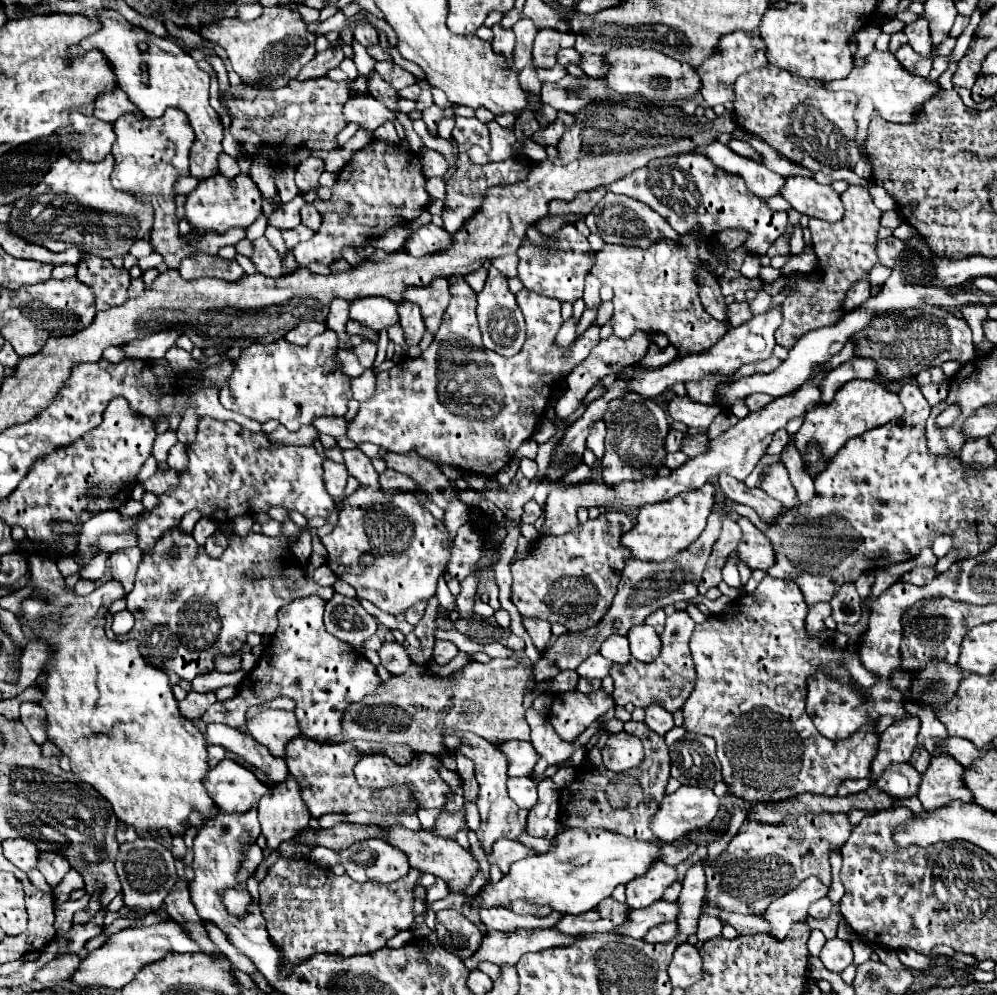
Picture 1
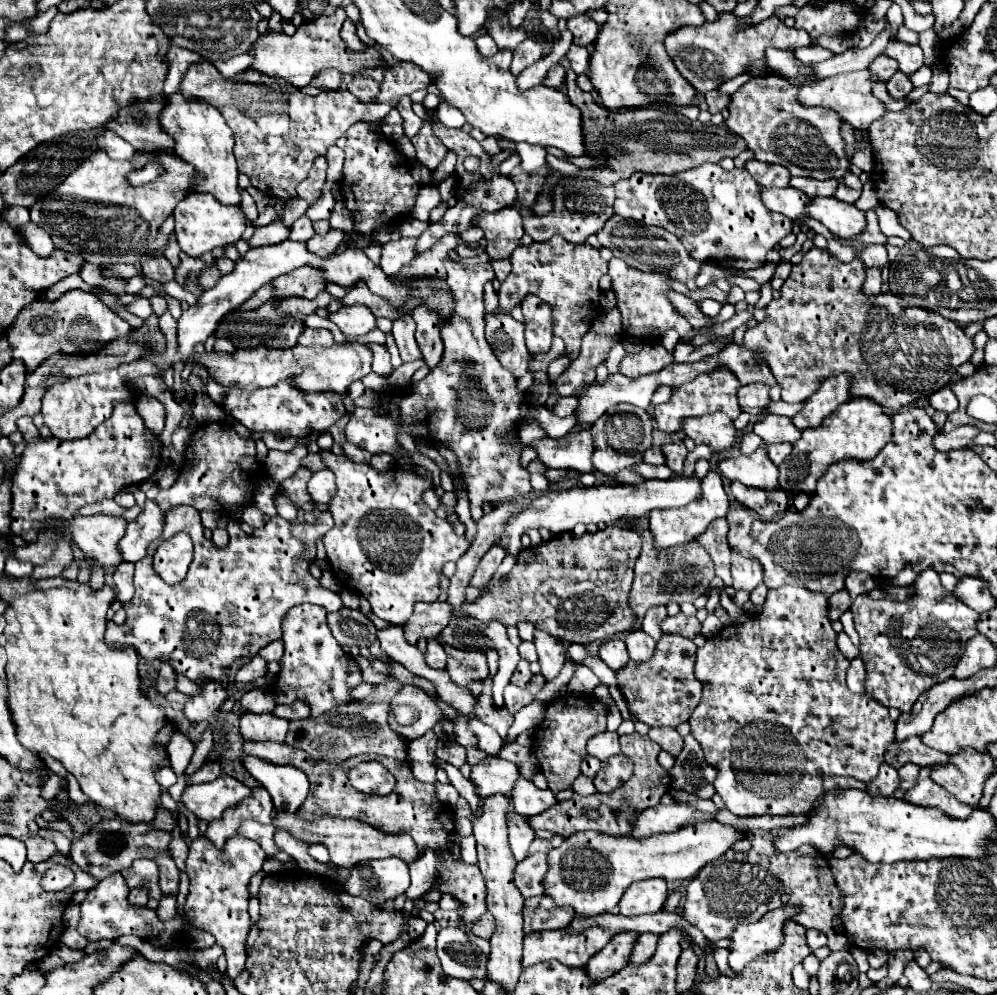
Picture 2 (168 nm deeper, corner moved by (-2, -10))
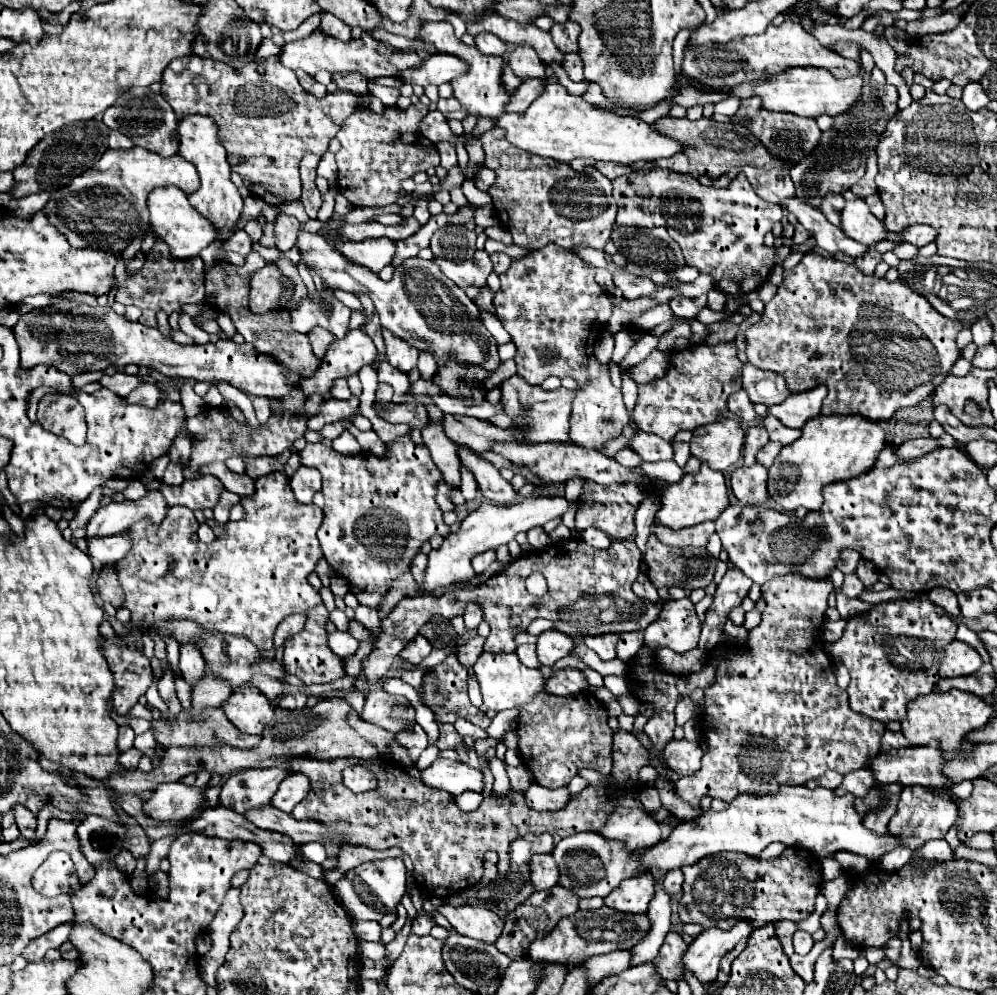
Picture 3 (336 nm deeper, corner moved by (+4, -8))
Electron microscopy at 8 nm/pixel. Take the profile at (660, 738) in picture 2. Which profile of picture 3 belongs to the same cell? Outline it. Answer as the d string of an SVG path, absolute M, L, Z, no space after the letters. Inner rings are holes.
M672 738L664 746L666 764L680 776L686 776L686 774L692 774L694 770L698 770L700 758L702 758L702 748L696 742L688 742L686 738L682 738L682 740Z

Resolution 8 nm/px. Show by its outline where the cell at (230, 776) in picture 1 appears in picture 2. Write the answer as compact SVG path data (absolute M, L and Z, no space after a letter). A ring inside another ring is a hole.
M220 774L214 782L186 786L182 792L182 804L190 810L196 818L202 820L216 820L224 814L224 810L236 806L250 794L250 788L238 782L228 774Z

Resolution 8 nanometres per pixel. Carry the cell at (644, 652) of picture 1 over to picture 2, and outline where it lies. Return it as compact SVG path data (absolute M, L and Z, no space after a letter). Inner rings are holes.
M634 630L626 636L626 646L628 646L628 654L632 660L636 662L646 662L656 646L656 640L652 636L648 636L644 630Z

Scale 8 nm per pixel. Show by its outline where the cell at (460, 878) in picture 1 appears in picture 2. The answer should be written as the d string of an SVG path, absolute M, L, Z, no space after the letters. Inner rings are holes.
M276 812L272 824L276 828L286 828L286 832L290 832L296 840L304 840L306 844L324 844L330 852L330 862L342 868L352 868L364 860L380 860L380 858L390 858L396 856L400 860L404 860L406 864L412 864L414 860L418 860L416 856L416 844L412 842L412 838L408 834L384 834L360 820L344 820L344 818L330 818L330 816L322 816L320 820L300 820L296 814L288 814L288 812Z

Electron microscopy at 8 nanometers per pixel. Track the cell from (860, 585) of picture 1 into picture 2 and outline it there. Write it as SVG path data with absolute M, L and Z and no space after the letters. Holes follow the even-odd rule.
M932 568L920 572L910 588L912 596L906 602L872 600L864 594L850 608L860 634L860 658L866 666L866 694L900 712L908 712L930 686L948 680L966 642L978 634L978 612L948 592Z

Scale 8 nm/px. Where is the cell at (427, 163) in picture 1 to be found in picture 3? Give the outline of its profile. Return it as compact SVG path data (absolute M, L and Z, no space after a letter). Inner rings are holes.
M440 142L436 144L436 150L440 154L440 166L444 166L446 170L448 168L454 168L458 164L458 158L456 158L456 150L454 146L450 146L450 142Z

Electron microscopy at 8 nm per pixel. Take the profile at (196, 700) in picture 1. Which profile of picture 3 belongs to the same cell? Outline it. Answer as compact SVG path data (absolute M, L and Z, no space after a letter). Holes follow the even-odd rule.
M180 646L180 670L182 670L182 678L190 686L196 686L202 680L204 668L206 668L206 662L204 662L202 654L198 652L198 648Z

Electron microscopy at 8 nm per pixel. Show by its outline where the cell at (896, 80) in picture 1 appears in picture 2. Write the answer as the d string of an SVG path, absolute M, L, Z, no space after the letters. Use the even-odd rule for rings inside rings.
M860 70L860 72L850 72L850 74L838 74L832 78L824 78L818 80L816 84L808 84L808 86L800 86L798 88L798 100L804 106L820 106L820 108L830 108L834 112L838 112L840 120L850 122L854 128L862 130L868 128L874 120L882 118L886 114L884 104L878 102L872 96L872 78L868 76L868 70Z

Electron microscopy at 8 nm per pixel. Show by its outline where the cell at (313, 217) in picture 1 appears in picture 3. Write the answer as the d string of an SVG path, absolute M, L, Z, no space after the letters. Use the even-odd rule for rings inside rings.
M278 214L278 218L276 218L276 246L280 250L290 250L296 242L298 230L300 230L300 222L294 216Z

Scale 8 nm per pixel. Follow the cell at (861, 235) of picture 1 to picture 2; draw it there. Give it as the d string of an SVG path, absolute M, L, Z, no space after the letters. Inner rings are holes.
M812 248L804 254L800 264L792 266L790 276L780 290L780 298L766 306L766 318L758 326L746 330L744 346L766 360L782 388L784 402L804 402L826 378L846 372L852 376L852 398L870 398L896 412L944 388L956 368L970 360L974 344L956 322L926 308L904 308L892 294L864 296L864 292L860 292L864 276L864 264L858 258L842 264L826 250Z

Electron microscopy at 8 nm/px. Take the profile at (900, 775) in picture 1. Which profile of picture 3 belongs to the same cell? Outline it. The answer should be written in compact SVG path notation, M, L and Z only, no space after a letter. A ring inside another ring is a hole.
M862 768L854 774L846 774L844 776L844 782L836 788L838 794L842 792L852 792L854 796L858 798L864 798L870 794L870 790L876 786L876 778L874 778L874 772L870 768Z

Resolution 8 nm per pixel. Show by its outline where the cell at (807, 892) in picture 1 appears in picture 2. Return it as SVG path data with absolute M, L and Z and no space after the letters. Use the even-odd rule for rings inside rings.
M776 908L766 912L754 924L738 924L730 934L728 966L734 972L740 972L744 964L768 950L778 948L784 940L784 922L788 922L788 916L794 916L796 912L798 908Z

